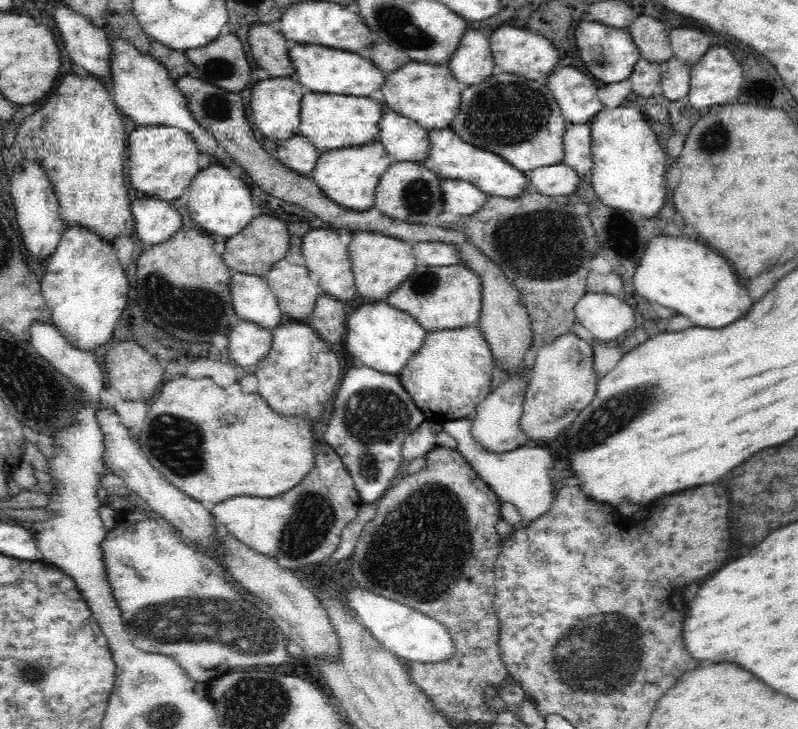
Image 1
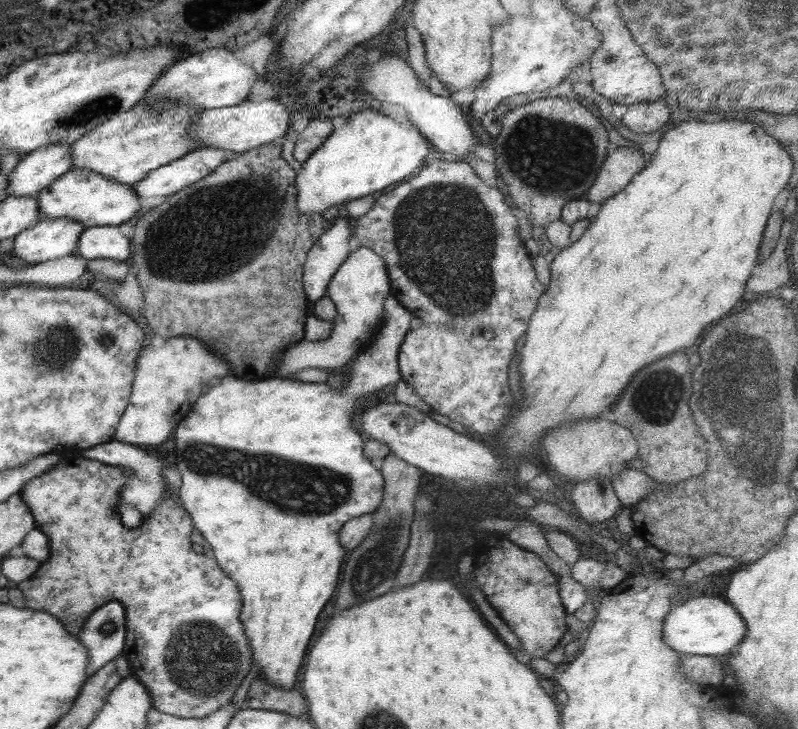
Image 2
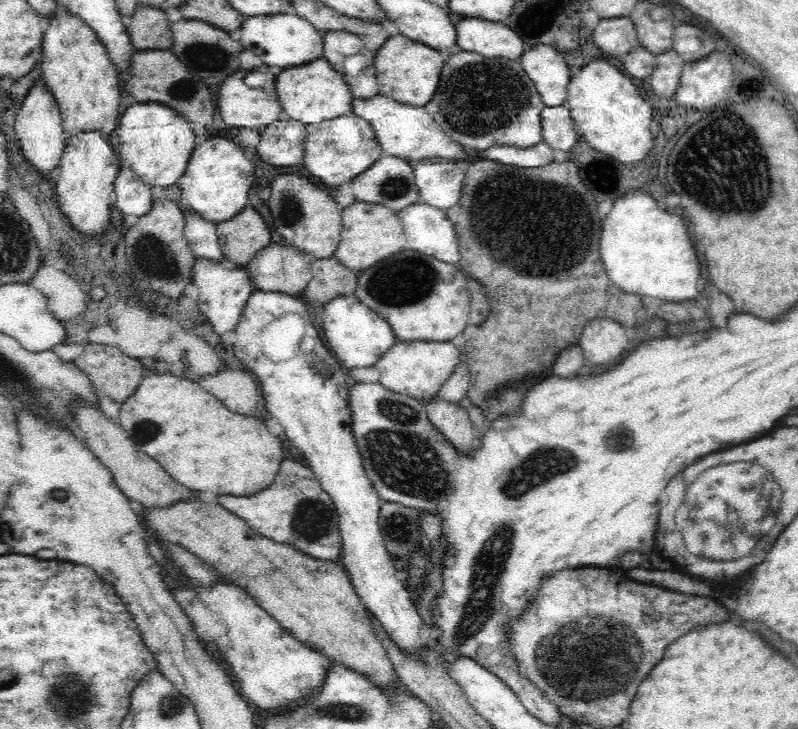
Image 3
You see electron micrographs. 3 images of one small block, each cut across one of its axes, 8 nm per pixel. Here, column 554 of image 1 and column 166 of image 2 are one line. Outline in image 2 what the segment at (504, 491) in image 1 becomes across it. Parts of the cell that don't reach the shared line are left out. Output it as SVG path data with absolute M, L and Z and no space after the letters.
M115 440L92 447L85 450L79 450L79 456L89 460L102 462L109 466L124 468L126 478L125 484L120 490L120 506L125 503L135 507L141 513L142 518L151 512L151 509L160 501L161 497L171 497L173 494L166 488L163 480L163 474L159 474L161 470L161 462L147 456L143 450L137 450L135 446L117 442Z

